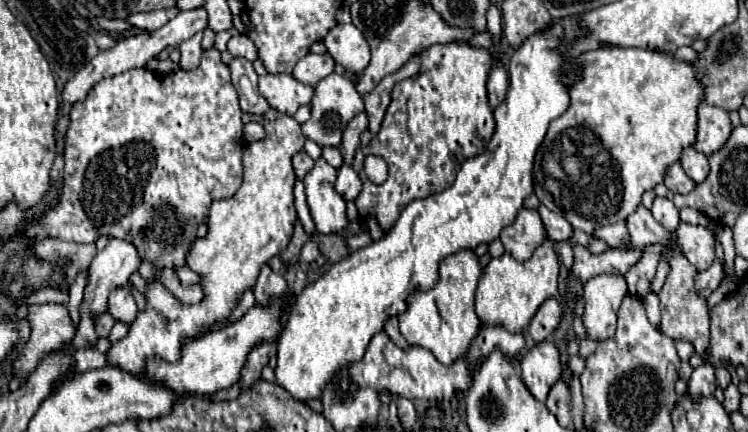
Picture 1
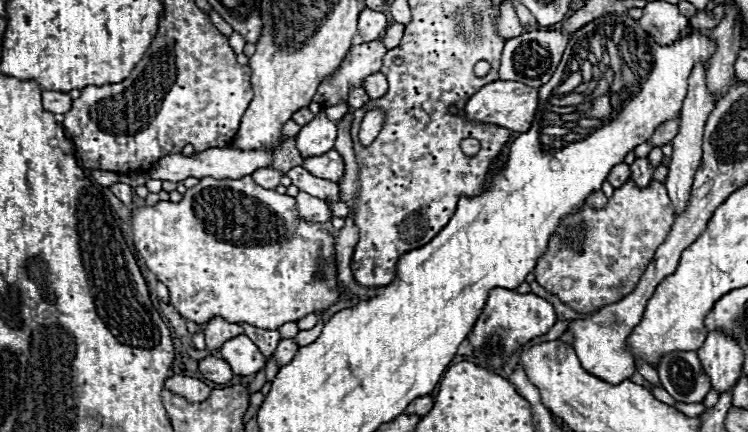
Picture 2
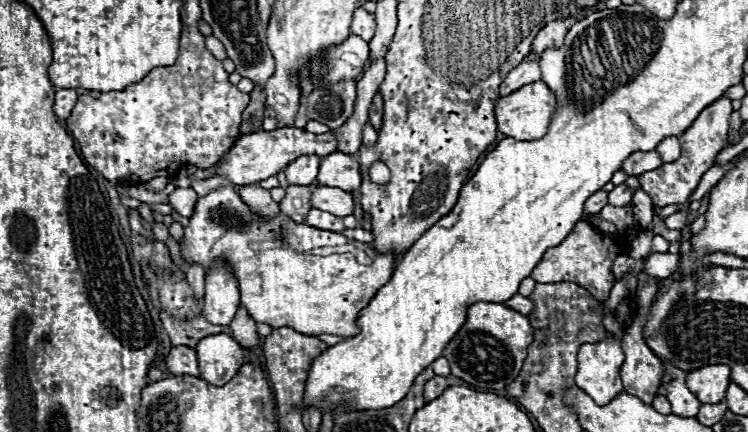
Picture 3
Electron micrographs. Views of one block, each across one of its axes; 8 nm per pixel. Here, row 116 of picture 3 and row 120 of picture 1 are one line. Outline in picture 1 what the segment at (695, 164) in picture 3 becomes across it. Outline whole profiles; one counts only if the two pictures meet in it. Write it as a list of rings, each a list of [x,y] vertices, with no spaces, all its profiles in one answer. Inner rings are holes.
[[[700,102],[694,148],[710,156],[712,152],[716,152],[716,148],[724,146],[724,140],[728,140],[730,132],[732,132],[732,124],[730,124],[728,112],[712,104]]]

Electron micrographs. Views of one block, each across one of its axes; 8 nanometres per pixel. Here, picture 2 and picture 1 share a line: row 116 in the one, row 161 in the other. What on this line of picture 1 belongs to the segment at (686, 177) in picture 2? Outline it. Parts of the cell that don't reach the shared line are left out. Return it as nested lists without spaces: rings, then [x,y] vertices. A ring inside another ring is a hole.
[[[692,146],[684,148],[680,154],[680,164],[684,168],[684,172],[696,182],[704,182],[708,176],[708,158],[702,152],[696,152]]]

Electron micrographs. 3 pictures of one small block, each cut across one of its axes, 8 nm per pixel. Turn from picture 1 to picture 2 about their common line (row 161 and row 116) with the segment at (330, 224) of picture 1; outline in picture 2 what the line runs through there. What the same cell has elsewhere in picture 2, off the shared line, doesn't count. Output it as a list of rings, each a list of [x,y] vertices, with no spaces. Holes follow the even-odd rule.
[[[320,112],[312,122],[302,126],[302,130],[296,136],[296,148],[302,158],[322,156],[324,152],[334,148],[334,140],[336,124],[330,122],[324,112]]]

